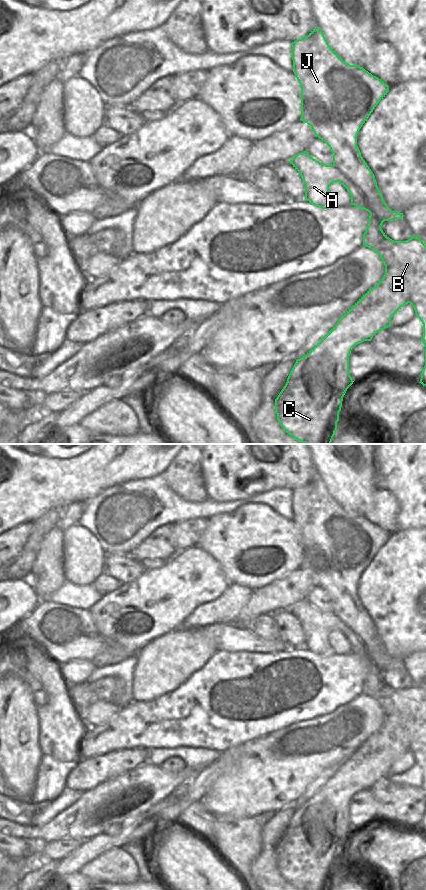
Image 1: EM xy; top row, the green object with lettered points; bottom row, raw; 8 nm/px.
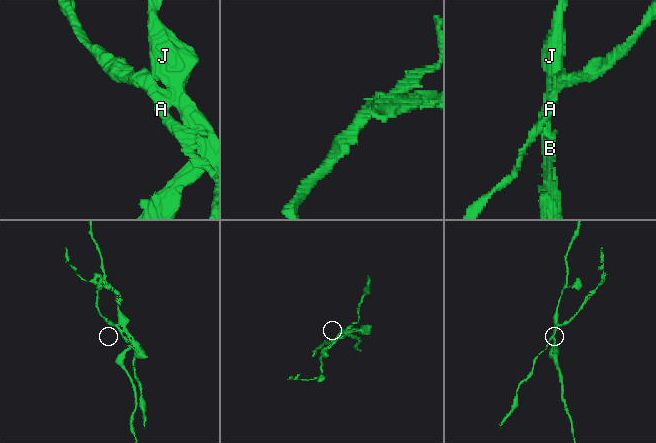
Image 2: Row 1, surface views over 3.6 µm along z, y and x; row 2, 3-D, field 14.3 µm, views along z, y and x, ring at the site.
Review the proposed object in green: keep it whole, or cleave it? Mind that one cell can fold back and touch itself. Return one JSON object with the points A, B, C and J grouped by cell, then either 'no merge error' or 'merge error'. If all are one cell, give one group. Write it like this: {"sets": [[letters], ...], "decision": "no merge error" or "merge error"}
{"sets": [["A"], ["B", "C", "J"]], "decision": "merge error"}

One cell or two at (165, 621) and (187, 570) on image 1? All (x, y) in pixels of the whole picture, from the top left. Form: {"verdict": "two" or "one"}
{"verdict": "one"}

